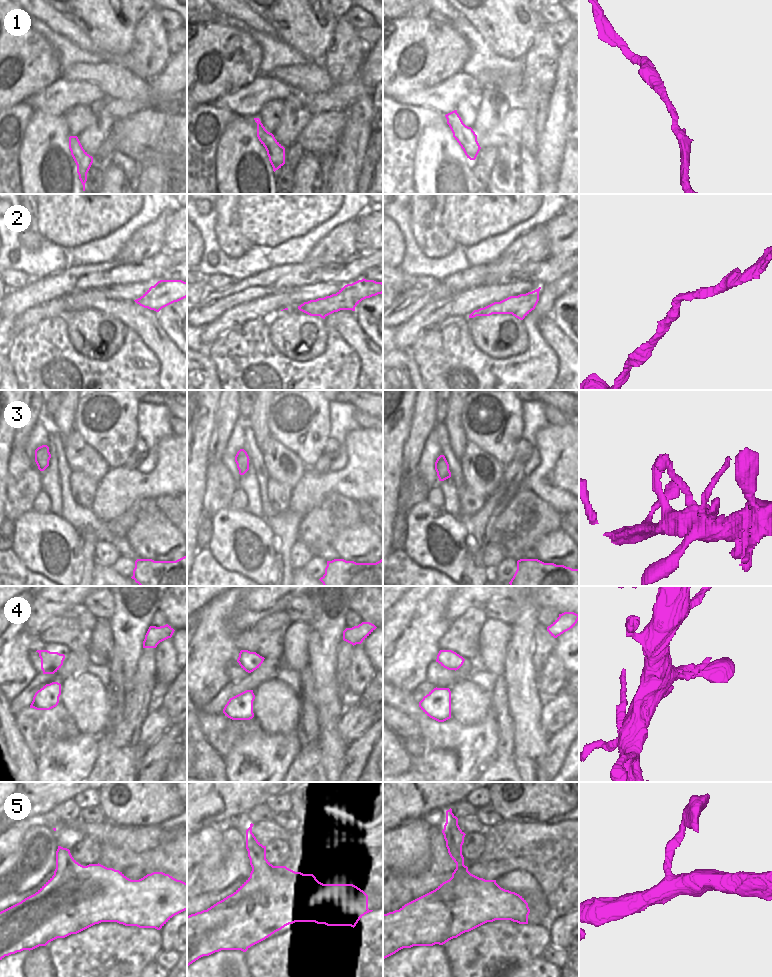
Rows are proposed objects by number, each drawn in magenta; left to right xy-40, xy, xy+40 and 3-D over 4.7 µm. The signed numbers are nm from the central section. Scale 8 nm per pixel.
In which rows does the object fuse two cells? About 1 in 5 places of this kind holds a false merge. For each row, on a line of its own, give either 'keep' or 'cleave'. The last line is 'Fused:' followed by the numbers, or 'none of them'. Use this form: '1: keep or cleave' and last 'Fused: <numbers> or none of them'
1: keep
2: keep
3: keep
4: keep
5: keep
Fused: none of them

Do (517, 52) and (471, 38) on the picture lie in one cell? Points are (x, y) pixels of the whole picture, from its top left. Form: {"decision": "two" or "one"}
{"decision": "two"}

